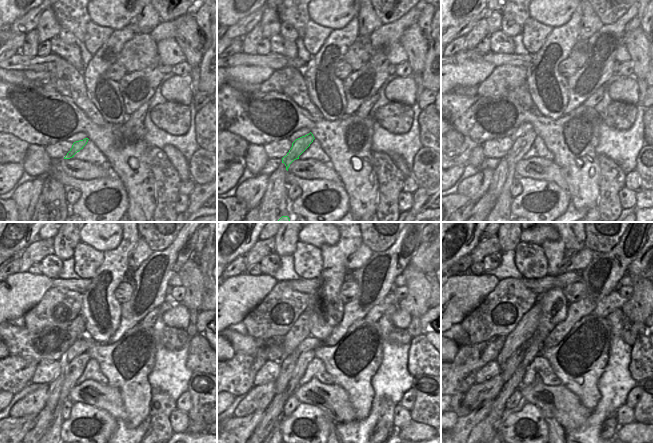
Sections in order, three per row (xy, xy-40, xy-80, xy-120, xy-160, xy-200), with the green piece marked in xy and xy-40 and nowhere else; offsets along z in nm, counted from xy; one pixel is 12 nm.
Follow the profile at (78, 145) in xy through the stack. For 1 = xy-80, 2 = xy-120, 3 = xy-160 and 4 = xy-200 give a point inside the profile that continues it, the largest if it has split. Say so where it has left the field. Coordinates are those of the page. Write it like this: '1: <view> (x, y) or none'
1: xy-80 (522, 145)
2: xy-120 (76, 367)
3: xy-160 (304, 359)
4: xy-200 (536, 343)

